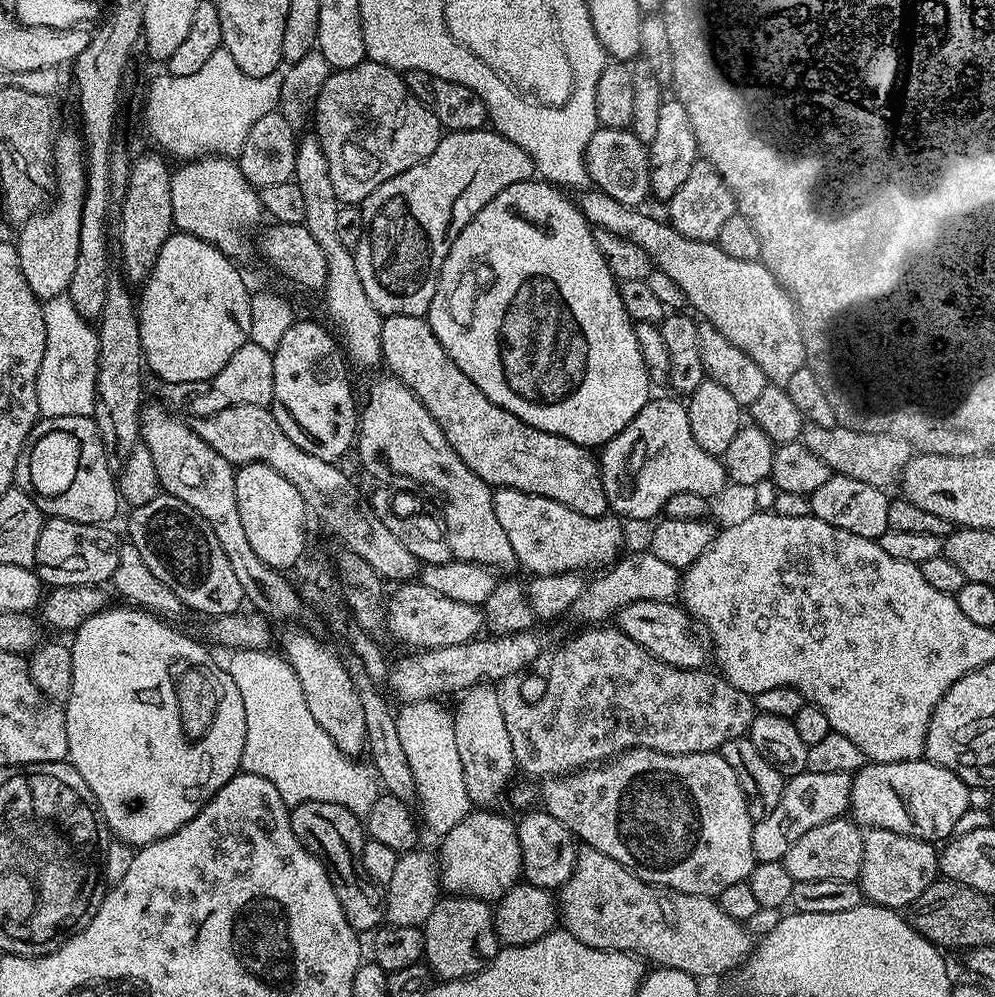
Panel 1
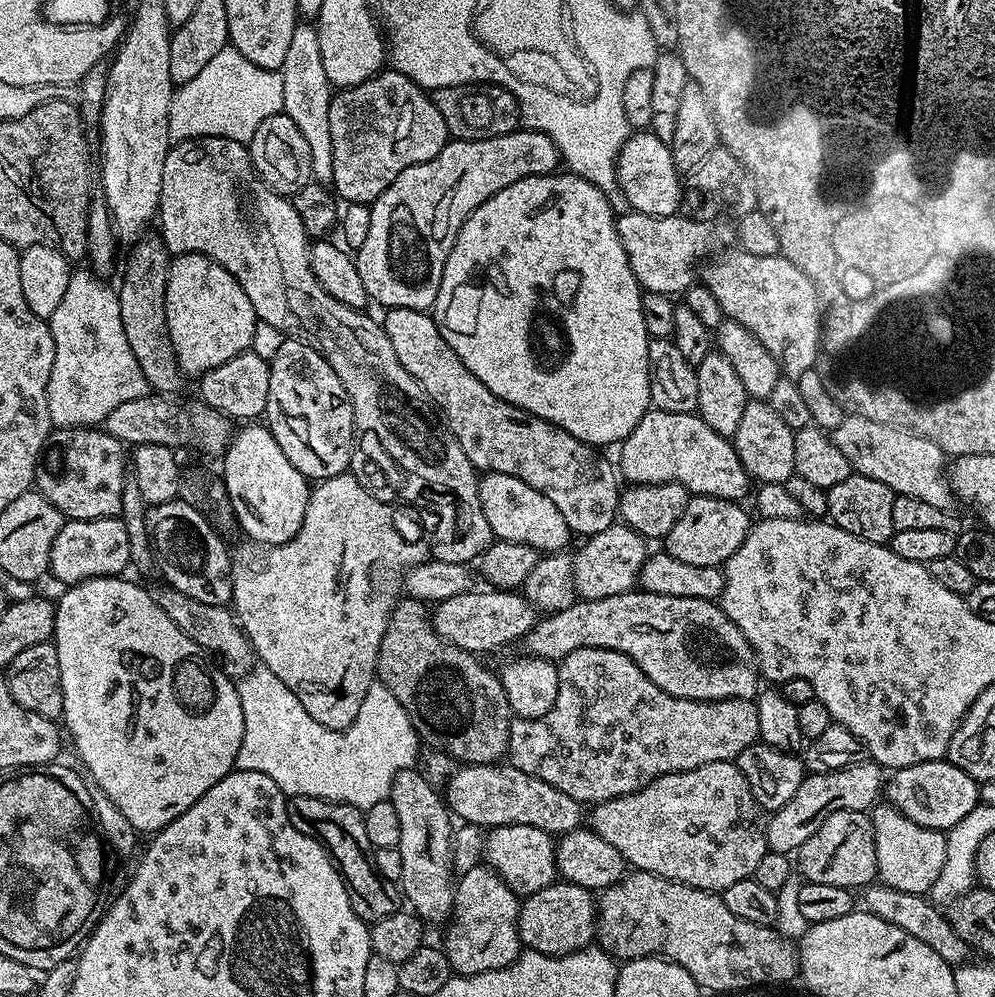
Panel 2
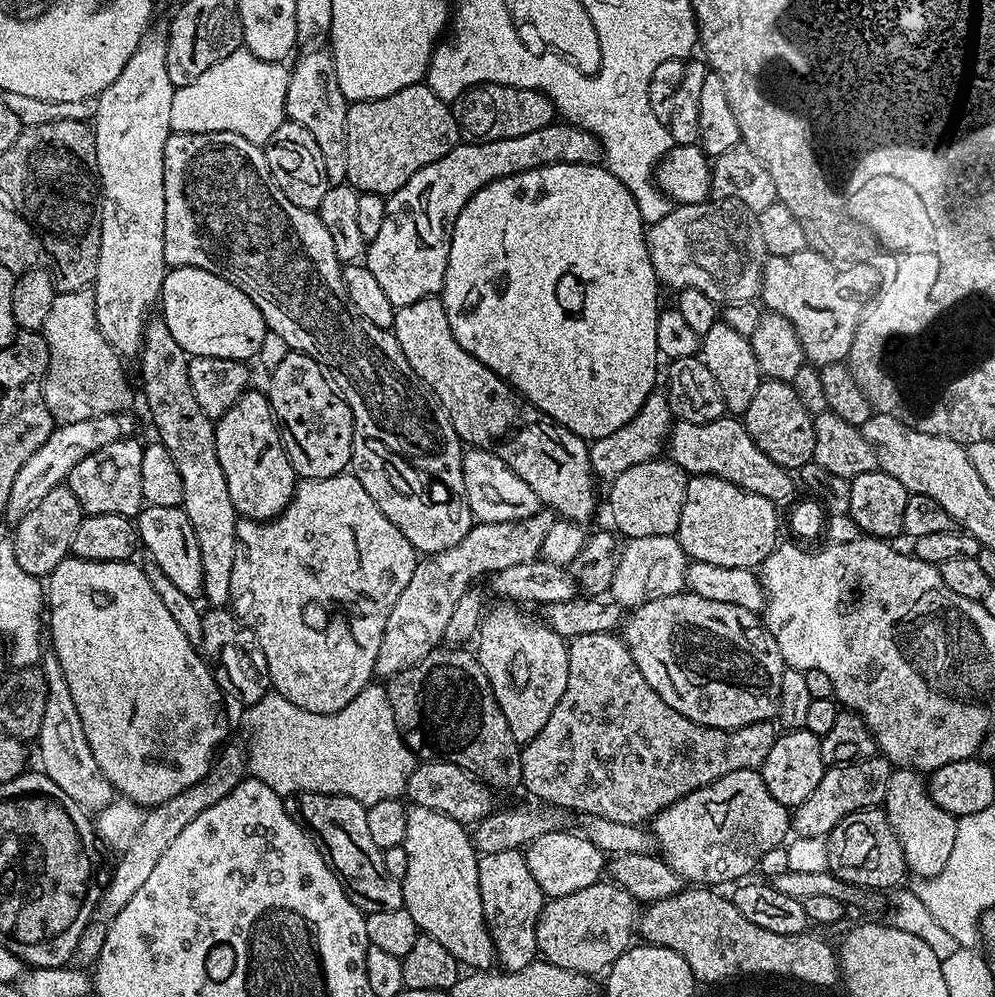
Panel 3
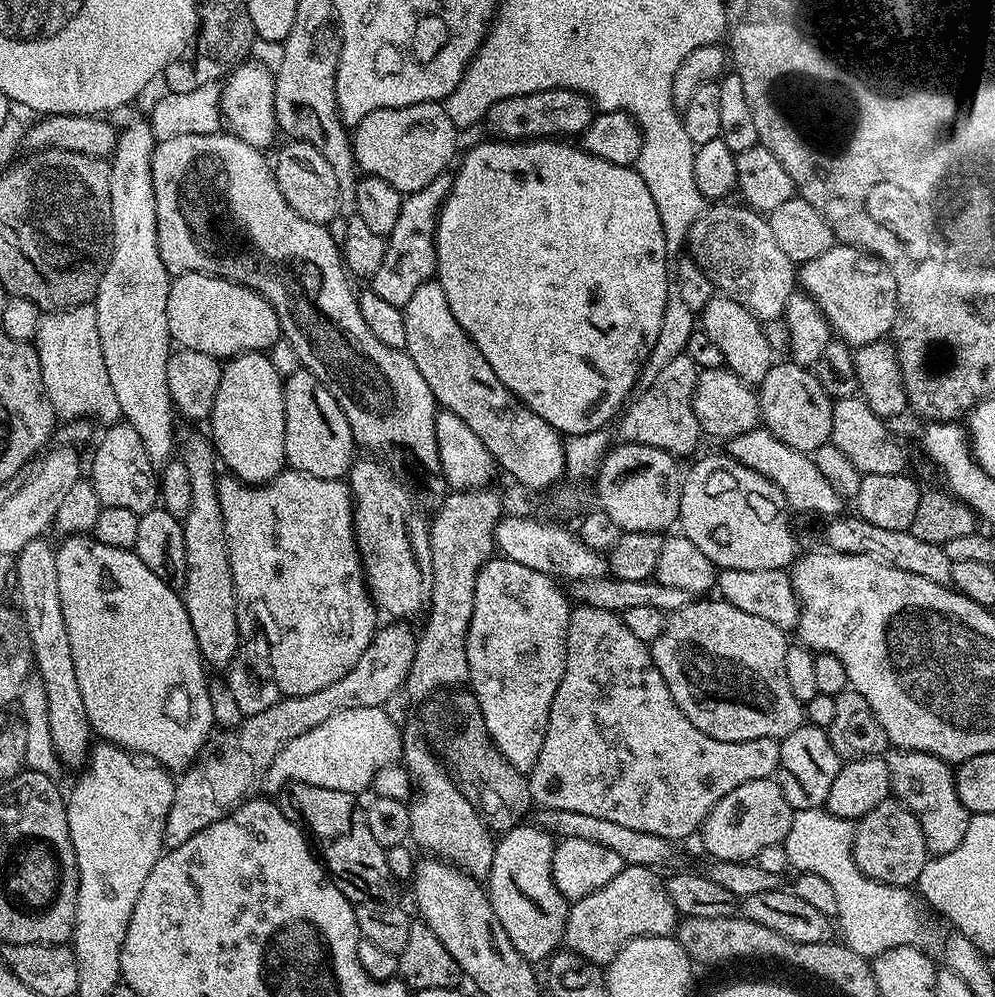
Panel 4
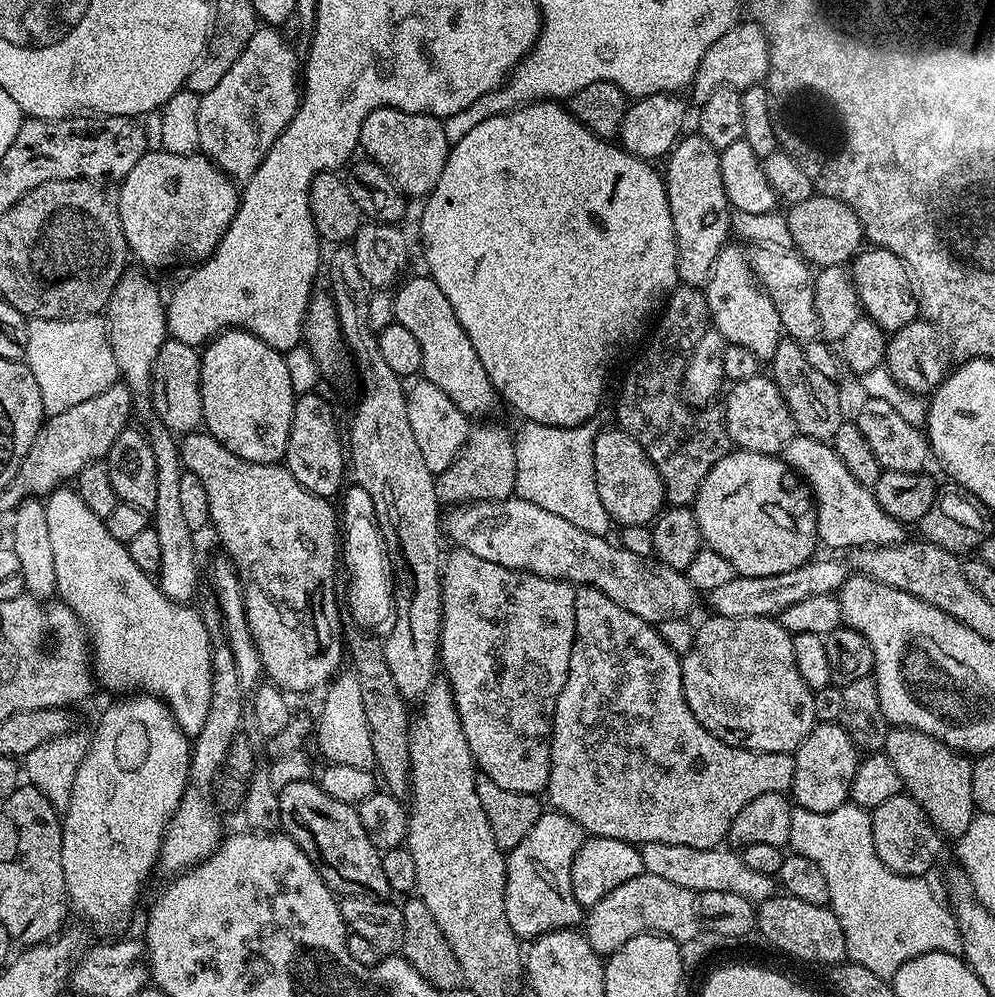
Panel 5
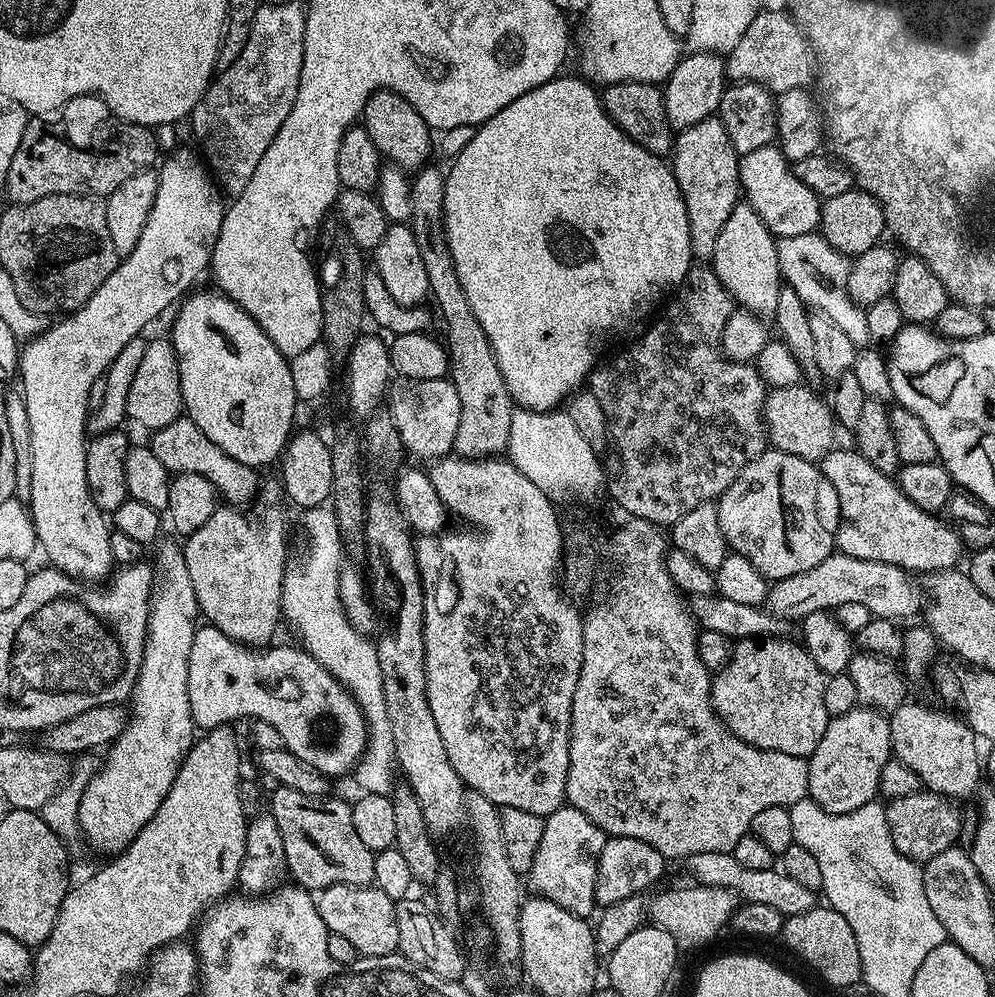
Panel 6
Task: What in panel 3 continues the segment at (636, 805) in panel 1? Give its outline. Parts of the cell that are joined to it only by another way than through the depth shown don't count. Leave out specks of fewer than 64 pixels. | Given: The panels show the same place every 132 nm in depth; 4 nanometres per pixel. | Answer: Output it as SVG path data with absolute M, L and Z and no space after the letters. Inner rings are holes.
M747 768L746 770L734 770L722 778L710 782L706 786L702 786L698 790L686 794L682 798L678 798L678 802L666 806L657 816L652 817L650 821L650 831L656 838L659 855L681 876L681 878L683 878L683 880L685 880L685 882L691 882L696 886L720 886L716 884L728 883L728 885L731 885L733 882L740 882L745 878L751 877L748 875L750 875L751 872L755 873L757 869L759 869L762 857L764 857L769 850L781 847L781 845L789 839L790 812L789 809L782 806L782 802L778 802L778 798L774 798L774 794L770 794L770 790L766 790L766 782L760 777L759 771L755 768Z

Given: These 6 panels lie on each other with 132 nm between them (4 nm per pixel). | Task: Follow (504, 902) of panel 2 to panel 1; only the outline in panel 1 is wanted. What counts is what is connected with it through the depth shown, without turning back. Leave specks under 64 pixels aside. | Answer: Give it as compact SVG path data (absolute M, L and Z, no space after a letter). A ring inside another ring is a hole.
M445 895L430 910L430 918L422 926L424 933L424 959L437 981L465 980L473 976L495 958L502 945L496 937L492 917L494 908L489 901L473 896Z

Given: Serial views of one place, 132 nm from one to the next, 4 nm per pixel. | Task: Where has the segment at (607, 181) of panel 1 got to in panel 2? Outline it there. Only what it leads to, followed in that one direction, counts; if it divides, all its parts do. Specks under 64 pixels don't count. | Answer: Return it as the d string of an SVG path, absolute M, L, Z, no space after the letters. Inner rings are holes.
M636 130L629 135L616 159L616 177L620 192L626 194L629 209L658 218L677 215L682 208L682 174L676 168L669 141L658 138L651 130Z

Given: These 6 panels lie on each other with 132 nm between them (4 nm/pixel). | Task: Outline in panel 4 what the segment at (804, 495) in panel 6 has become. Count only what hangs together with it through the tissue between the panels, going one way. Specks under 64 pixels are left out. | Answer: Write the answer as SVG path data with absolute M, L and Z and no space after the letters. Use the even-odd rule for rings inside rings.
M727 454L702 457L689 472L687 469L680 486L679 531L720 570L787 569L798 556L796 536L788 516L790 509L782 490L770 478L762 478L762 474L750 470L750 466L742 466L742 462Z

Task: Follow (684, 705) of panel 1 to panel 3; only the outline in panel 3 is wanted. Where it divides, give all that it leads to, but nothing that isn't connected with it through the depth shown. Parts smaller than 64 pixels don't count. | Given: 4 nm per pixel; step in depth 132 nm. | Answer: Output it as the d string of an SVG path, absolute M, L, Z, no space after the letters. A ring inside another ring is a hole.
M610 632L582 634L581 636L571 637L568 644L566 690L562 694L558 706L554 706L554 714L550 714L550 722L546 722L546 726L542 726L542 730L538 730L535 738L527 741L521 747L520 761L522 762L522 774L520 778L522 788L525 788L532 795L529 797L535 798L541 805L551 806L559 810L569 810L568 808L570 808L576 812L575 814L610 818L610 822L643 825L645 822L651 821L652 817L657 816L666 806L678 802L678 798L682 798L686 794L690 794L694 790L698 790L702 786L706 786L734 770L759 769L760 764L766 758L766 754L770 754L770 746L774 746L777 735L777 725L767 720L754 722L750 726L731 728L727 732L721 728L702 726L698 722L678 714L678 710L666 706L666 702L662 702L662 698L658 698L658 694L652 689L650 682L646 682L646 678L642 678L642 670L638 670L638 666L634 666L634 658L630 658L628 648L619 635Z

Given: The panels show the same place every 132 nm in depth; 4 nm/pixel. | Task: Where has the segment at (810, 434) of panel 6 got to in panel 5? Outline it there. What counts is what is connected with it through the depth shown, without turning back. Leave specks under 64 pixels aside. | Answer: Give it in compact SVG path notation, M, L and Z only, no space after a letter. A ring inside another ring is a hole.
M771 375L738 380L729 388L732 389L724 400L722 419L733 445L746 452L761 452L767 456L783 453L786 445L797 435L796 423Z

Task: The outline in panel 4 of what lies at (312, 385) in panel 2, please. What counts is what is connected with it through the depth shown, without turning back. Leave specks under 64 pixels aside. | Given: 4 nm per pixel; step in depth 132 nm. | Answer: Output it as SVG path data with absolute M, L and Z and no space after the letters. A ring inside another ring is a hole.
M303 366L284 380L284 417L284 458L287 467L314 478L344 480L354 463L350 422L346 422L346 414L342 406L338 406L334 394L330 394L328 387Z

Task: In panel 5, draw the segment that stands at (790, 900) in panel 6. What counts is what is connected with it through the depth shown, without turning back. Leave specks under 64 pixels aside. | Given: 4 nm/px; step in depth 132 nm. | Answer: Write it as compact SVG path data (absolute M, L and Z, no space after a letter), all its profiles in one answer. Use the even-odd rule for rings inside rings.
M646 842L639 845L639 850L645 872L697 894L710 890L726 890L757 905L778 892L778 884L773 877L747 868L746 862L742 862L740 852L728 846L698 850L694 846L674 846L670 842Z

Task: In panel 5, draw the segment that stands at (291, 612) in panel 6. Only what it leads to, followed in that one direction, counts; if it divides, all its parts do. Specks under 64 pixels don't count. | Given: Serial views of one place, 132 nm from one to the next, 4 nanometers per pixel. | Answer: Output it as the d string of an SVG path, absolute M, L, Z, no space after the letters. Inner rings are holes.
M340 674L327 685L324 709L320 712L320 725L315 725L314 740L320 747L325 761L345 764L355 768L372 768L375 765L374 750L371 748L370 726L367 725L366 711L362 702L362 690L355 675Z

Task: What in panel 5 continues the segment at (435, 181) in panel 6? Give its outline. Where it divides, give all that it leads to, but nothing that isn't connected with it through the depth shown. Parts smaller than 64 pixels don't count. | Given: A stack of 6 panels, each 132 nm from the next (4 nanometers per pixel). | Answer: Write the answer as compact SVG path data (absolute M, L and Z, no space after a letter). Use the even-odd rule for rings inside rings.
M480 422L469 427L466 442L460 453L434 480L434 495L441 505L475 504L478 500L507 500L515 490L515 448L513 433L500 424Z

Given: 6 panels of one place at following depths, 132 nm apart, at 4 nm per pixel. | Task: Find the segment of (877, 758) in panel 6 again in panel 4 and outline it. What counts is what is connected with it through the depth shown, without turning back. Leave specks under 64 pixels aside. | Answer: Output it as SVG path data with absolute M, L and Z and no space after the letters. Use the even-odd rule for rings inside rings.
M807 722L801 724L794 734L780 741L778 783L786 794L786 802L790 802L794 810L824 808L830 786L834 786L834 778L838 778L841 763L825 729L815 728Z

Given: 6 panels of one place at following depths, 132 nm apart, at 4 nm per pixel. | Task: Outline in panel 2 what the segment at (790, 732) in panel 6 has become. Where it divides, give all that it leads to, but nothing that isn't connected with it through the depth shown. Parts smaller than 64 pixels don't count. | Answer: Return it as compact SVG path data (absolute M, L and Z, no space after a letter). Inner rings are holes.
M633 590L614 594L610 598L593 600L577 599L566 610L549 612L537 619L534 627L524 636L523 651L529 656L559 662L566 654L583 648L618 650L626 654L666 694L687 700L752 700L761 691L762 677L758 671L752 647L730 618L720 609L716 600L702 598L674 598L670 594L654 594L643 590Z

